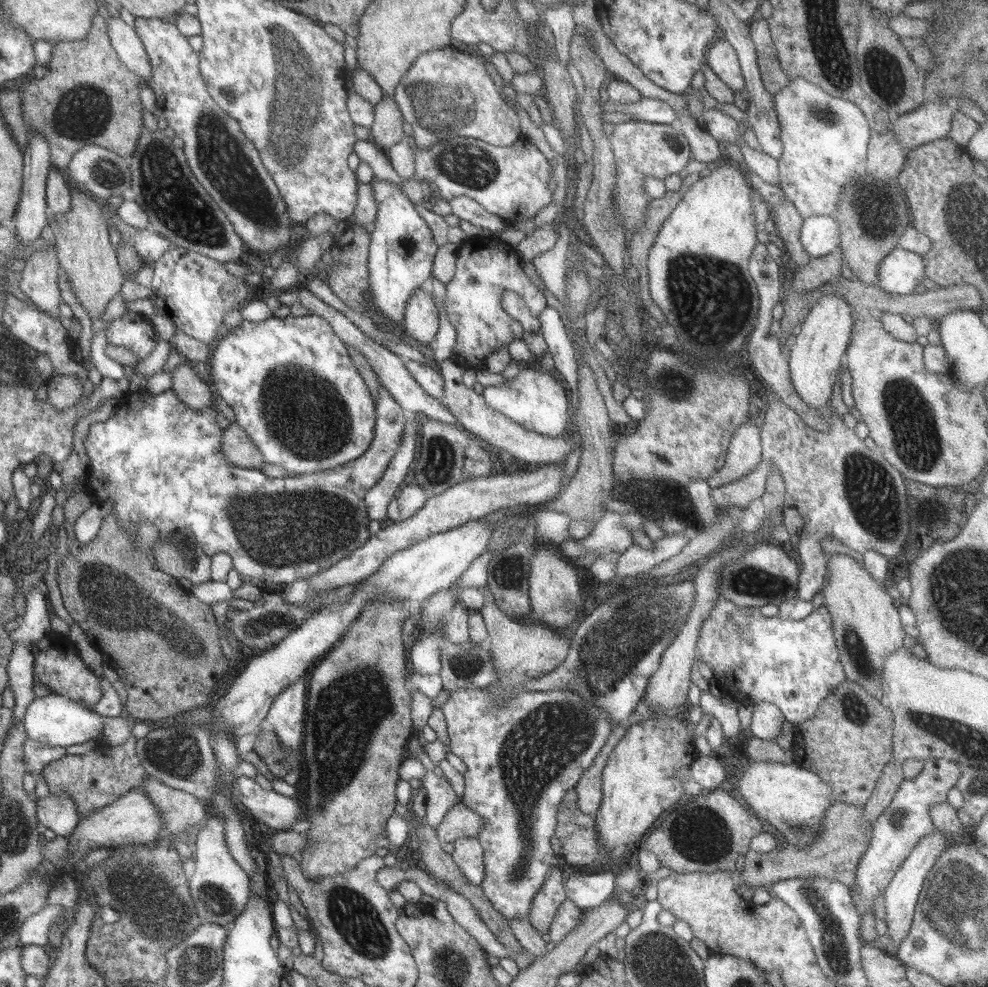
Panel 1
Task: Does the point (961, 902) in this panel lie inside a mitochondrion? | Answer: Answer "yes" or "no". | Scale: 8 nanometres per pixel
yes

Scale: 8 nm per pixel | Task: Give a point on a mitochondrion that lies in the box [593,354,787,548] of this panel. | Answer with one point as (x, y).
(674, 381)

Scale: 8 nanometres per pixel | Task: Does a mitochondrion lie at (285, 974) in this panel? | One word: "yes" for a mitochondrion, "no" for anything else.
no

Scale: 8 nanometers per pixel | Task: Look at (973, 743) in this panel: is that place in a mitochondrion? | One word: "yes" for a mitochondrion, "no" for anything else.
yes

